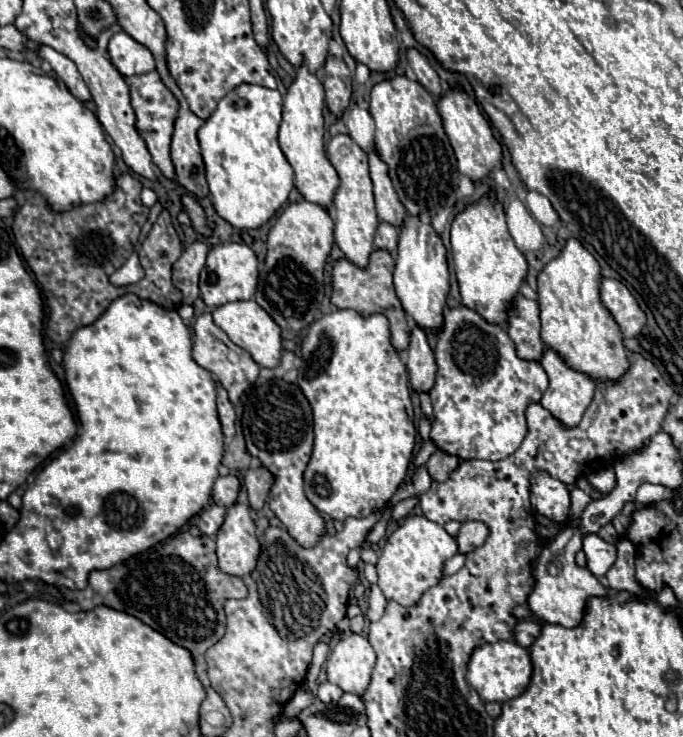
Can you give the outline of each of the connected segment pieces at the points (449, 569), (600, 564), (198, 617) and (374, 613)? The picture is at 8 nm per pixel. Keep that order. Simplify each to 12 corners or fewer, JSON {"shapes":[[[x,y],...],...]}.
{"shapes":[[[456,554],[444,564],[444,574],[458,572],[466,562],[464,554]],[[596,534],[584,538],[588,570],[604,576],[616,552]],[[178,532],[84,590],[82,610],[128,612],[192,652],[196,672],[226,632],[214,540]],[[376,584],[370,586],[366,618],[378,622],[386,598]]]}

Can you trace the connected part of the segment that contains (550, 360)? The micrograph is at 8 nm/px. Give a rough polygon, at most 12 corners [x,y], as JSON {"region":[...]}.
{"region":[[546,350],[542,404],[564,428],[582,420],[594,380]]}

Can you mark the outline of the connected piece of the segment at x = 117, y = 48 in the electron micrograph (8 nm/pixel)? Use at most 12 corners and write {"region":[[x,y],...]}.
{"region":[[118,32],[108,42],[122,76],[154,70],[150,50]]}

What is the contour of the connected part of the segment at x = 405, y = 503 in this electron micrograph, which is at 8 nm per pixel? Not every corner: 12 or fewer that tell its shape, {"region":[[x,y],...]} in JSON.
{"region":[[417,497],[398,502],[393,508],[391,520],[407,517],[416,506]]}

